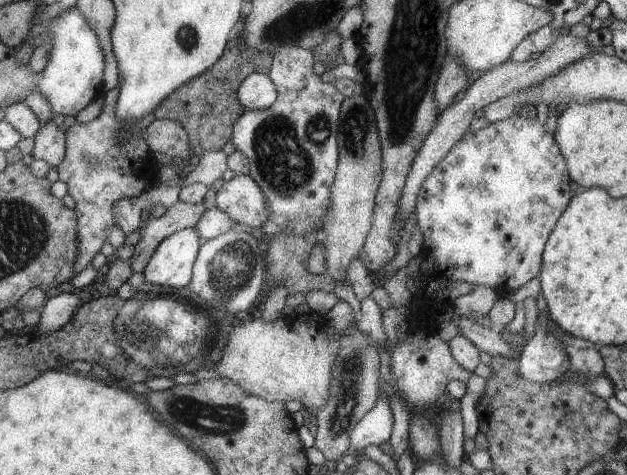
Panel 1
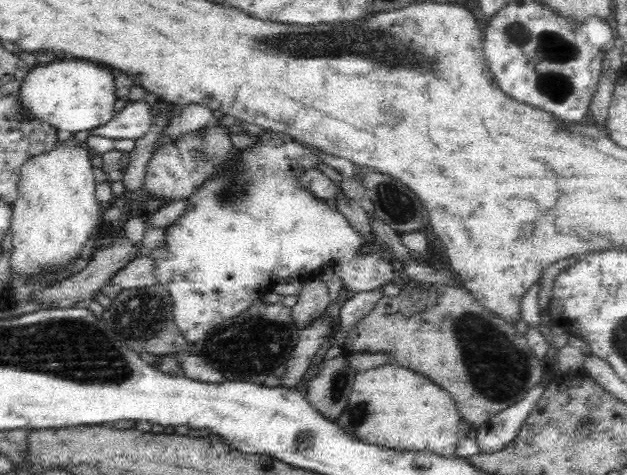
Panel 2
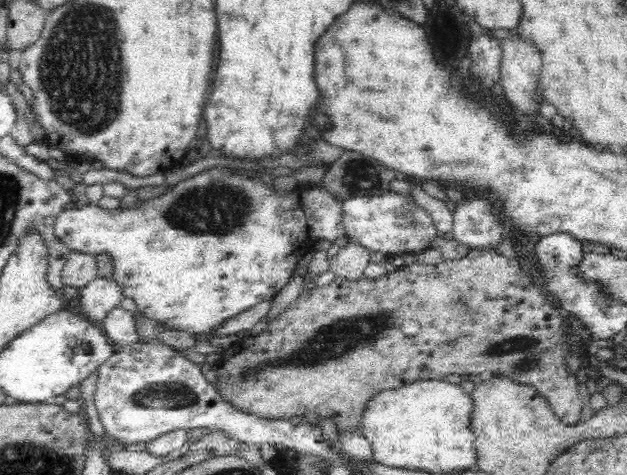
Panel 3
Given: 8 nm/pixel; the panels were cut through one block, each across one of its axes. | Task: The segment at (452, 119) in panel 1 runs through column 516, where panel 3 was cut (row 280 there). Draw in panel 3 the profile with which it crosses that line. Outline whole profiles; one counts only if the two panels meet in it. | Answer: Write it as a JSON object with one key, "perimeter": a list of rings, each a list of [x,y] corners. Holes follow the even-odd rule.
{"perimeter":[[[70,251],[61,272],[64,286],[74,286],[74,288],[81,289],[98,276],[95,256]]]}

